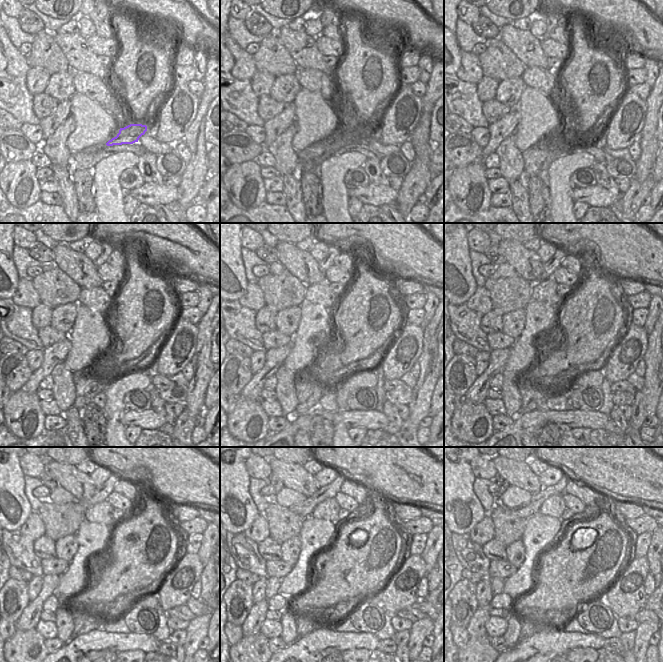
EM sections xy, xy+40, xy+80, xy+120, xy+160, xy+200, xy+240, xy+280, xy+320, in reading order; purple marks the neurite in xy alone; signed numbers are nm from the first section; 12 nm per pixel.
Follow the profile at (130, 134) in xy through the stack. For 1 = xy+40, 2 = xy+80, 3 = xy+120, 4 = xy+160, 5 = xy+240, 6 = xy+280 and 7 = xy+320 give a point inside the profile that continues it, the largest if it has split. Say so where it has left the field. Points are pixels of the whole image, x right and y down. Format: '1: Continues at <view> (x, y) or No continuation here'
1: Continues at xy+40 (315, 154)
2: Continues at xy+80 (536, 159)
3: Continues at xy+120 (86, 387)
4: Continues at xy+160 (309, 392)
5: Continues at xy+240 (84, 622)
6: Continues at xy+280 (305, 625)
7: Continues at xy+320 (528, 628)

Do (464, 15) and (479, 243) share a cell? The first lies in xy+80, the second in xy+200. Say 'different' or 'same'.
same

